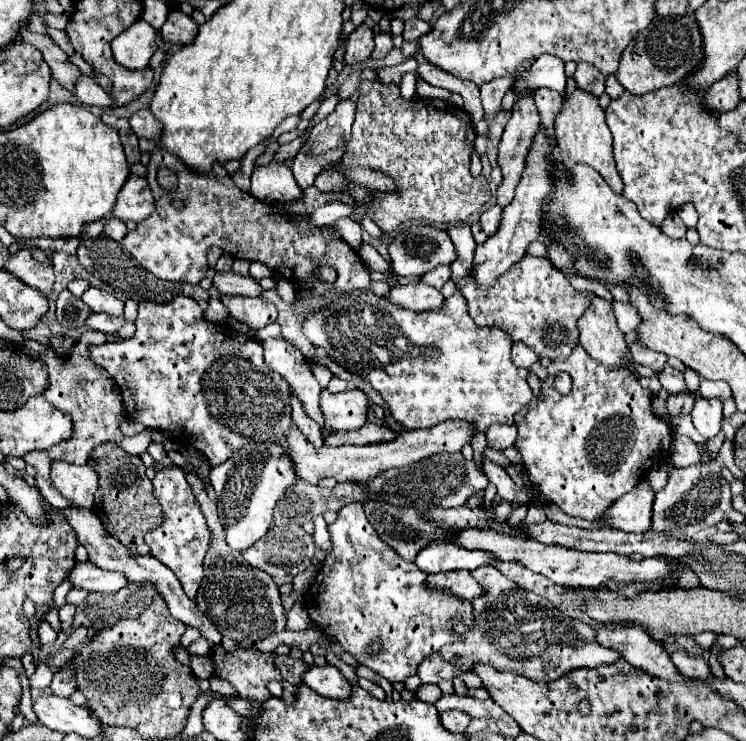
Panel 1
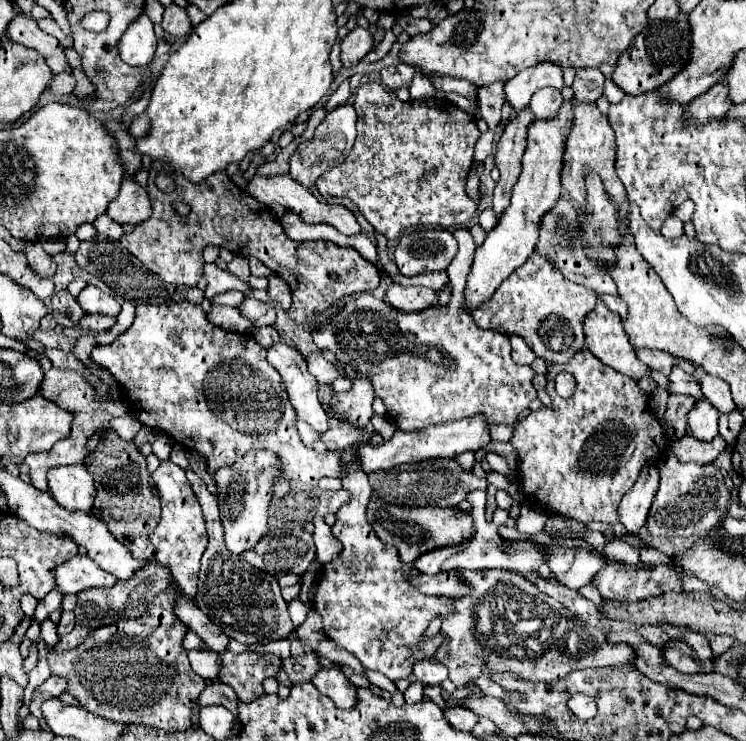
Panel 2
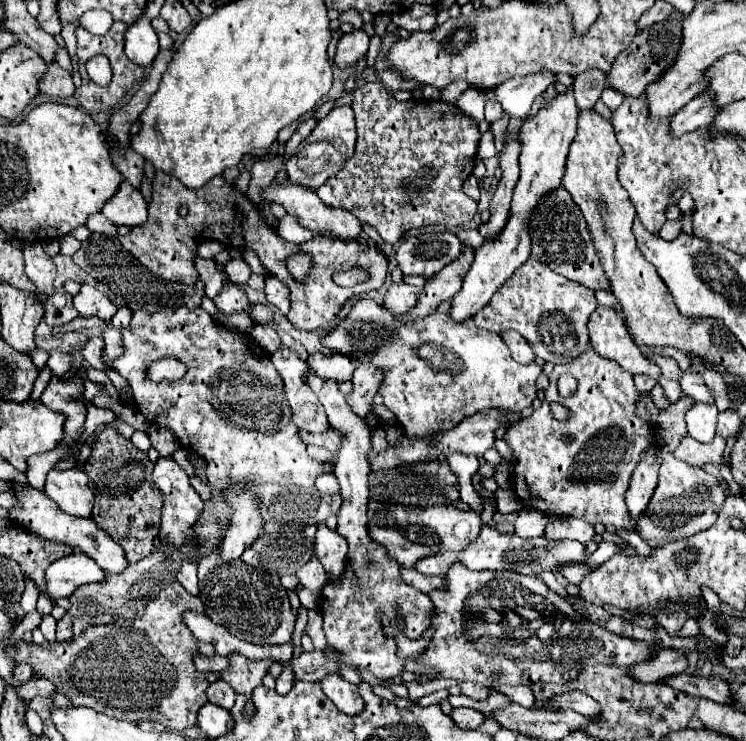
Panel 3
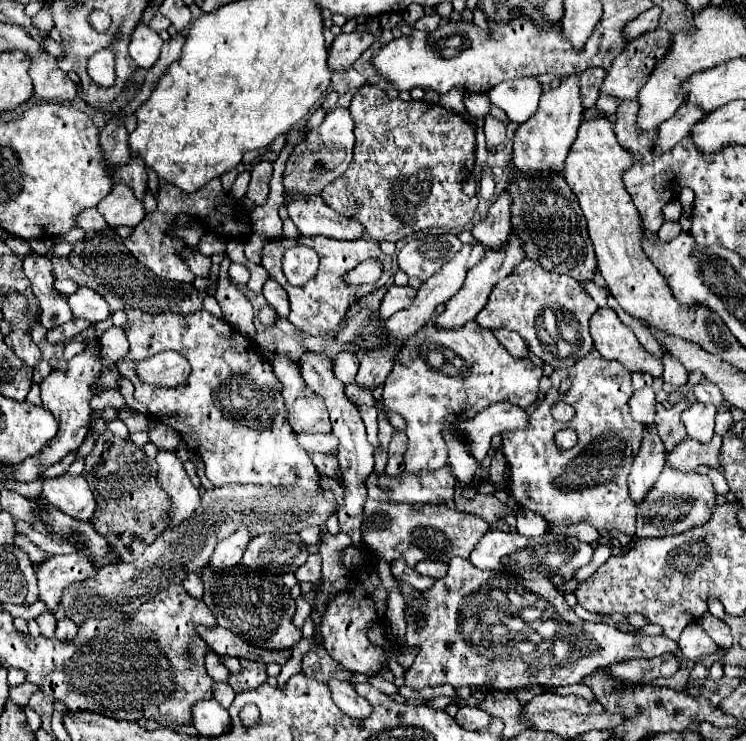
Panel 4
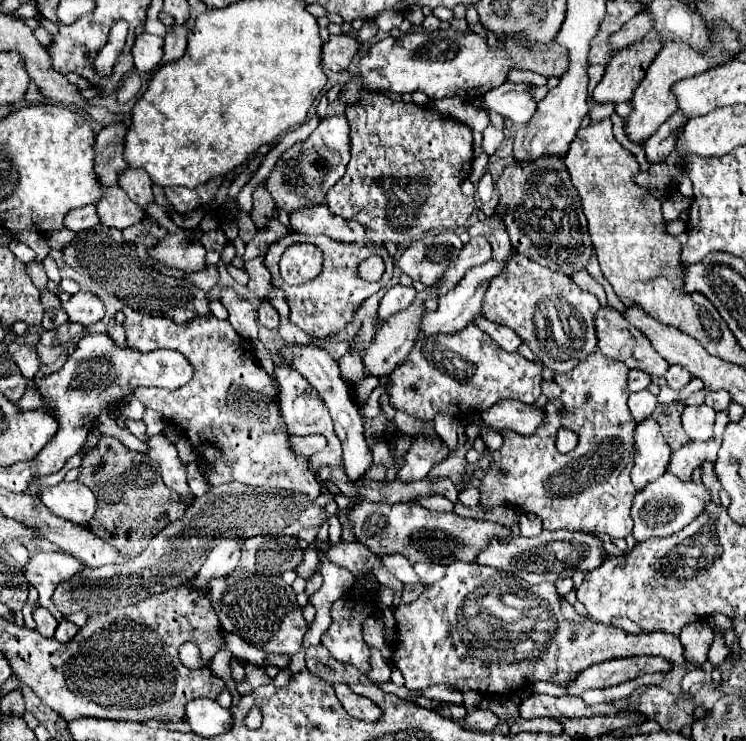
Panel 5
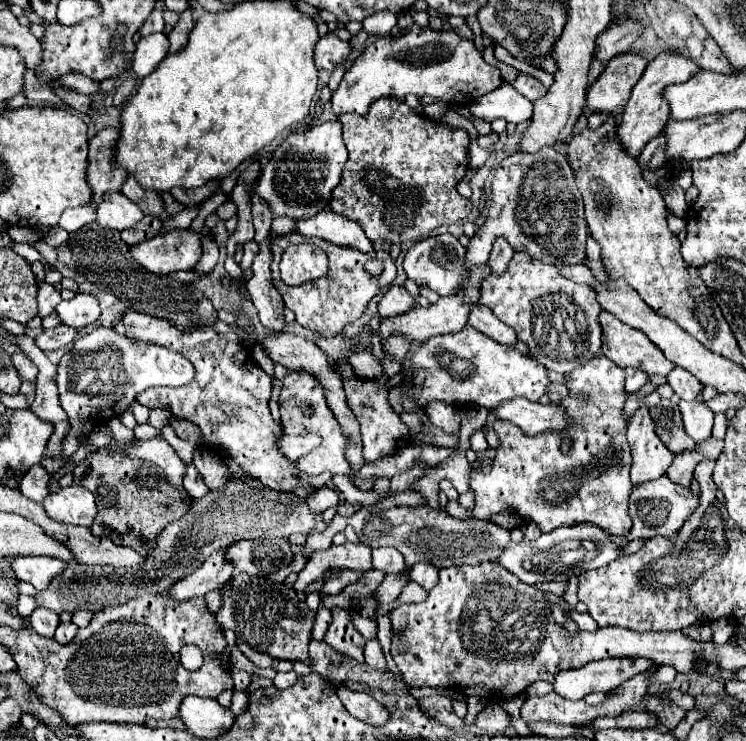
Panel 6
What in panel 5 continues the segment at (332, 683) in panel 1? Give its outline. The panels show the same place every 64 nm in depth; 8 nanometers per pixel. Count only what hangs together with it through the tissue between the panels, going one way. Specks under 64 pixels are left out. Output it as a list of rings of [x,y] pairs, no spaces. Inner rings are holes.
[[[336,684],[334,690],[336,690],[336,696],[340,698],[344,710],[346,710],[352,718],[366,720],[366,722],[376,722],[376,720],[382,718],[382,716],[380,716],[382,710],[380,710],[370,698],[354,694],[346,684]]]

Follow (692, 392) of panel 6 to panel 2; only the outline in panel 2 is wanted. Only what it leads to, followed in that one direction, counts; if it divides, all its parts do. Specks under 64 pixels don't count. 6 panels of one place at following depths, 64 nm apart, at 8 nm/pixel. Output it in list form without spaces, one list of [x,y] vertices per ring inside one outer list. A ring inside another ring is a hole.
[[[636,350],[636,356],[648,364],[652,370],[658,370],[666,376],[670,376],[672,368],[676,366],[676,358],[670,356],[668,352],[660,352],[660,350]]]

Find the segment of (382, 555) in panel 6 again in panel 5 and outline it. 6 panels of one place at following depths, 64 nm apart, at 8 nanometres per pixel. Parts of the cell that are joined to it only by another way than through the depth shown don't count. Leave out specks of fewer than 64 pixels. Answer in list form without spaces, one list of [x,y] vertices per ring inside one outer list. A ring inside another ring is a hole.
[[[384,554],[384,556],[380,556],[380,564],[390,574],[394,574],[402,584],[420,584],[420,580],[414,574],[412,564],[408,562],[408,558],[404,558],[400,554]]]

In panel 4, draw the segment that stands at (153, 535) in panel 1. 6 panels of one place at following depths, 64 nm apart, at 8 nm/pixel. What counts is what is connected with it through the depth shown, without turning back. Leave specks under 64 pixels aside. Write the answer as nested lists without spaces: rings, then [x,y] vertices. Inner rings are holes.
[[[158,450],[156,462],[158,462],[158,472],[160,472],[158,482],[162,482],[160,486],[172,498],[170,526],[176,526],[182,520],[190,518],[190,514],[200,506],[200,492],[192,486],[188,474],[186,474],[184,466],[180,464],[174,450]],[[190,574],[182,584],[184,584],[184,588],[186,588],[192,596],[202,598],[202,594],[204,594],[204,584],[202,584],[202,580],[200,580],[196,574]]]

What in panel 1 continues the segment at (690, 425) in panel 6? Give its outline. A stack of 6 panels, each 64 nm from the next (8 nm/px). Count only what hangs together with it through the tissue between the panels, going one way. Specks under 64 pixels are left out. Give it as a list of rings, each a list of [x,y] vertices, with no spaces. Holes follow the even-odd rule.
[[[696,396],[696,404],[692,408],[692,422],[694,428],[706,438],[714,438],[720,432],[720,420],[722,420],[722,404],[718,400],[706,400],[702,396]]]

